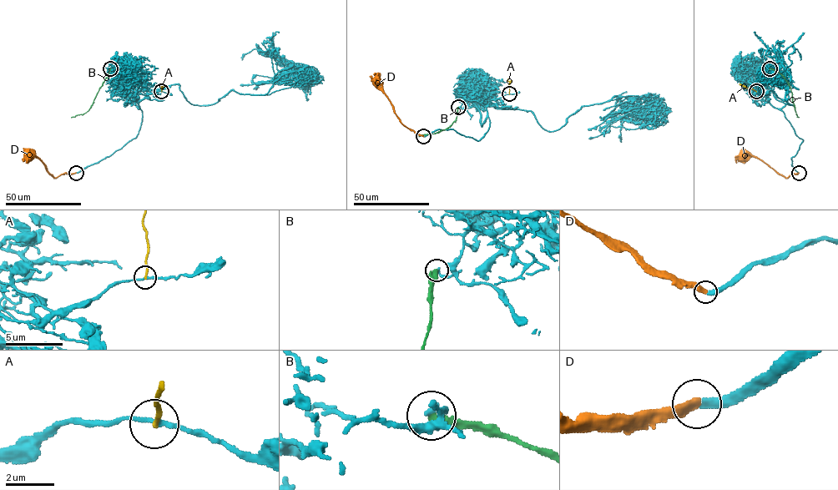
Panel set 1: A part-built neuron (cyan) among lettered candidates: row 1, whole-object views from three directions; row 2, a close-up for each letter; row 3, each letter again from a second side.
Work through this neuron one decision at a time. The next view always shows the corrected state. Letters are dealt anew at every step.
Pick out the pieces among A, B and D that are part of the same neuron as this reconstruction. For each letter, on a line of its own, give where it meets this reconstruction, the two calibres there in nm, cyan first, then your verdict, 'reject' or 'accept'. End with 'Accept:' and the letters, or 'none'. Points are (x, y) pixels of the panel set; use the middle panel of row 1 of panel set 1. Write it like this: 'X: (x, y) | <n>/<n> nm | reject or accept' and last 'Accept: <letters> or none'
A: (509, 93) | 180/190 nm | reject
B: (458, 107) | 280/400 nm | reject
D: (423, 136) | 320/360 nm | accept
Accept: D

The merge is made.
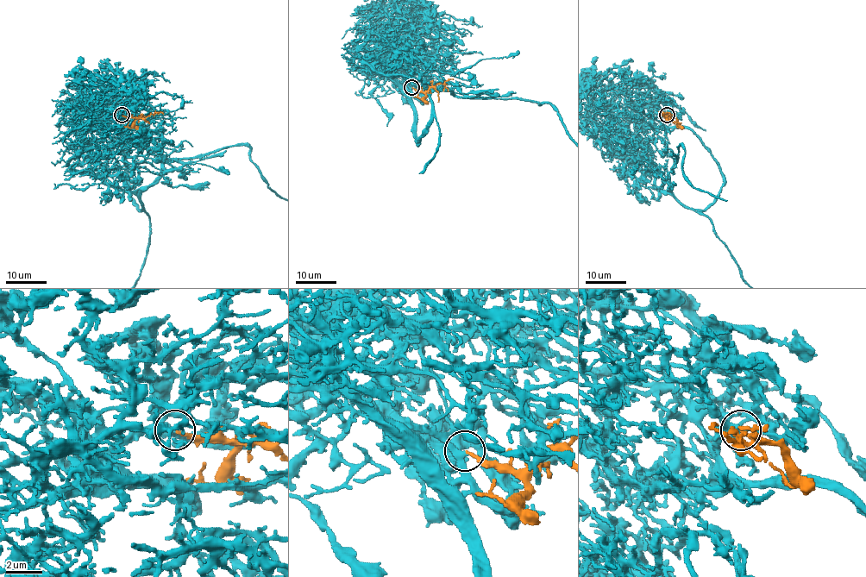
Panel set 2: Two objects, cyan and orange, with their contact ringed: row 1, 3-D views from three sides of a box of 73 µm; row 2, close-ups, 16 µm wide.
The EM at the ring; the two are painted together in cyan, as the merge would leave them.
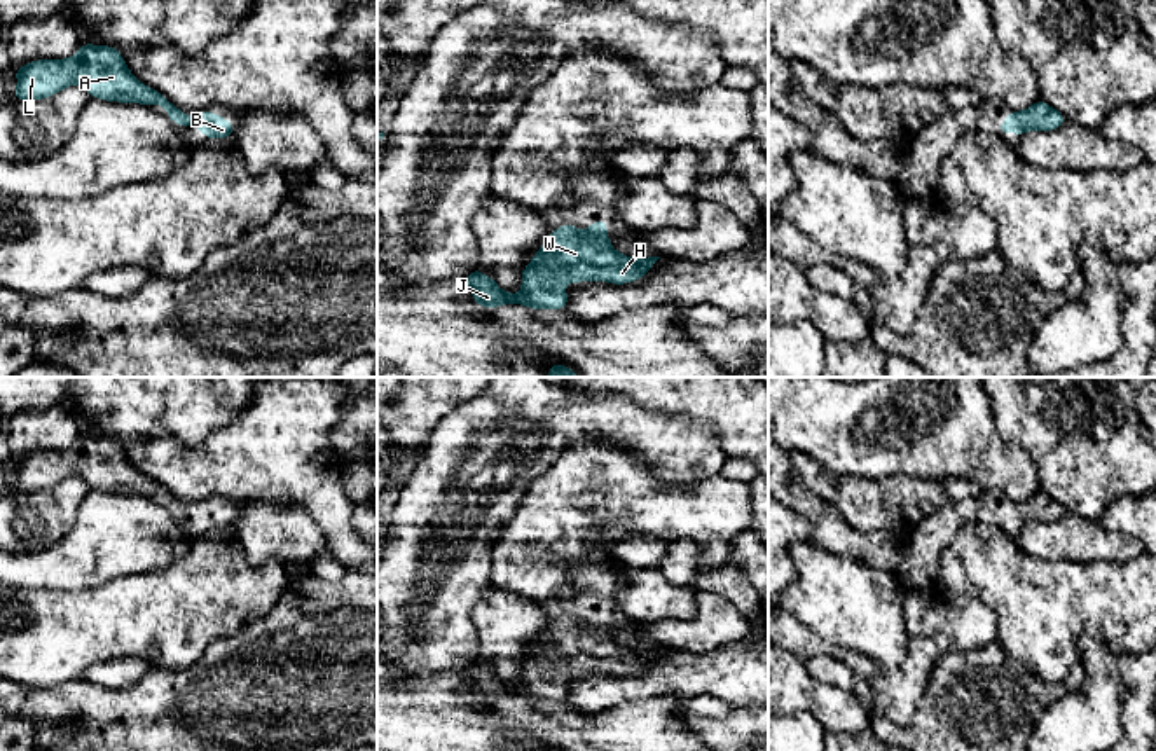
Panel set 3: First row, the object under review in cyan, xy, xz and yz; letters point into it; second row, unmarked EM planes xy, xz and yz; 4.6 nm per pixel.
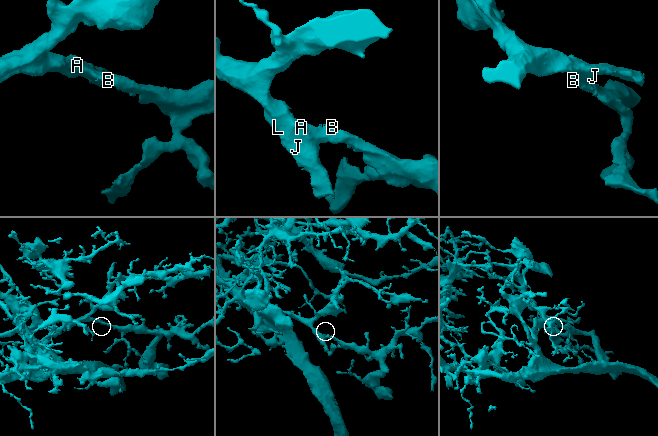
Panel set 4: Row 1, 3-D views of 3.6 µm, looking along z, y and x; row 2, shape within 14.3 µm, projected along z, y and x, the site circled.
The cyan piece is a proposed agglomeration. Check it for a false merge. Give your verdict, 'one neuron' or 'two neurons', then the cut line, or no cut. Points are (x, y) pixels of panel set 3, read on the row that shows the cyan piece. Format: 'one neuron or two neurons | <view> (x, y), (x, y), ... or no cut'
one neuron | no cut

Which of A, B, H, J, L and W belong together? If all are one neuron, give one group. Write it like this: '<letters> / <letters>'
A B H J L W

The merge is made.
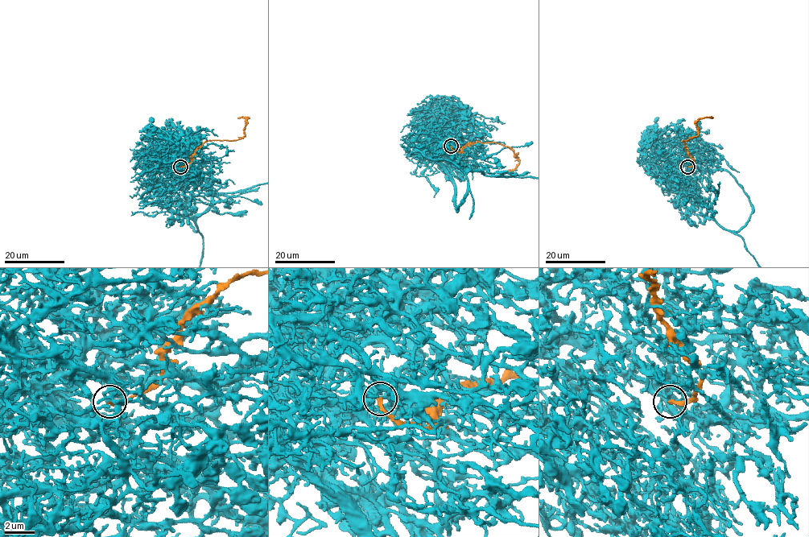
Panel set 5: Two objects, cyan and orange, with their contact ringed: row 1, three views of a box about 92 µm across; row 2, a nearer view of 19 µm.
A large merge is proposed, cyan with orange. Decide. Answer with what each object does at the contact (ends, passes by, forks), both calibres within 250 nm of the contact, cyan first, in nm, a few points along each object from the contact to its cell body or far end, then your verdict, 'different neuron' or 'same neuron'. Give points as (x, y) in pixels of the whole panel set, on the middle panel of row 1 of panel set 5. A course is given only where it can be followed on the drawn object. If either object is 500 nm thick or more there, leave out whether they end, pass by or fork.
cyan passes by; orange ends there; 200 nm thick on the cyan side, 280 nm on the other; orange runs (450, 146), (461, 152), (466, 144), (478, 142), (508, 146), (519, 162), (508, 171); different neuron

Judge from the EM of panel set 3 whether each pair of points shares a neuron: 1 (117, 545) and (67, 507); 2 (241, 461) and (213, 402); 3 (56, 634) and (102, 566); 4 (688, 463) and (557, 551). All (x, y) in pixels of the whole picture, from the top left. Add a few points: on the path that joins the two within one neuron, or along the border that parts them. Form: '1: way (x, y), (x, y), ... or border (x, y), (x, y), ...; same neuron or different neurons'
1: border (89, 489), (75, 524), (51, 545); different neurons
2: border (254, 397), (226, 425), (189, 447); different neurons
3: border (126, 573), (75, 591), (46, 587); different neurons
4: border (627, 449), (657, 479); different neurons

